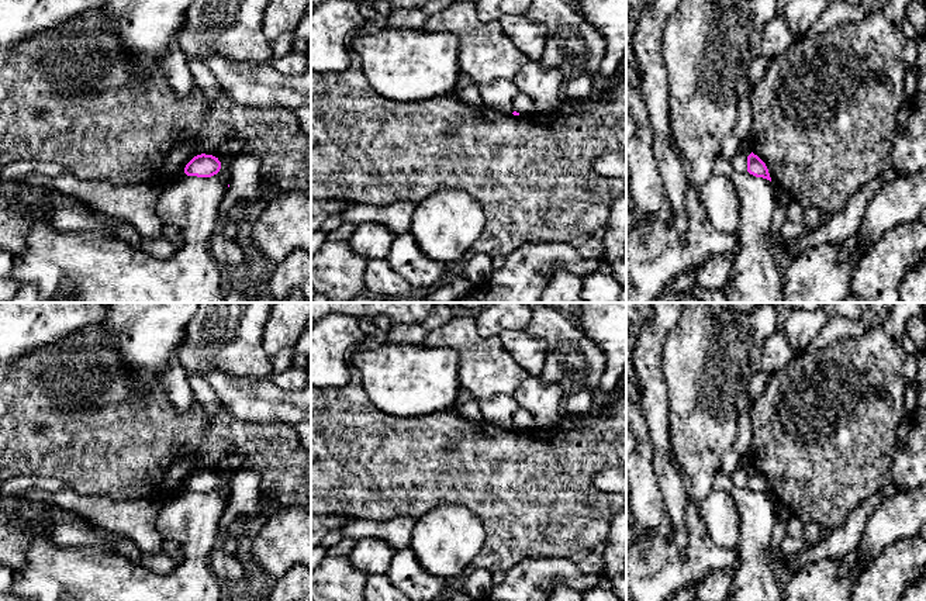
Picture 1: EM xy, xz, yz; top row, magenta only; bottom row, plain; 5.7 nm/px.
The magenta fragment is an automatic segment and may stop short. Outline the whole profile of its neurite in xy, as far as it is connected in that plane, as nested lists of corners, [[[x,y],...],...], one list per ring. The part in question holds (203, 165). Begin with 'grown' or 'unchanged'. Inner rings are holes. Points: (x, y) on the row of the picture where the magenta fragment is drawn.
unchanged; [[[197,155],[184,167],[187,176],[211,177],[221,169],[221,162],[213,155]]]

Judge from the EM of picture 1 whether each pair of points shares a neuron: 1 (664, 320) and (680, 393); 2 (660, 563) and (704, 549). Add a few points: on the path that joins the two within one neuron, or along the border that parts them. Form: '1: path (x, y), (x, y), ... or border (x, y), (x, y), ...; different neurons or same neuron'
1: border (681, 317), (666, 337), (660, 366); different neurons
2: path (671, 566), (687, 566), (693, 560); same neuron

